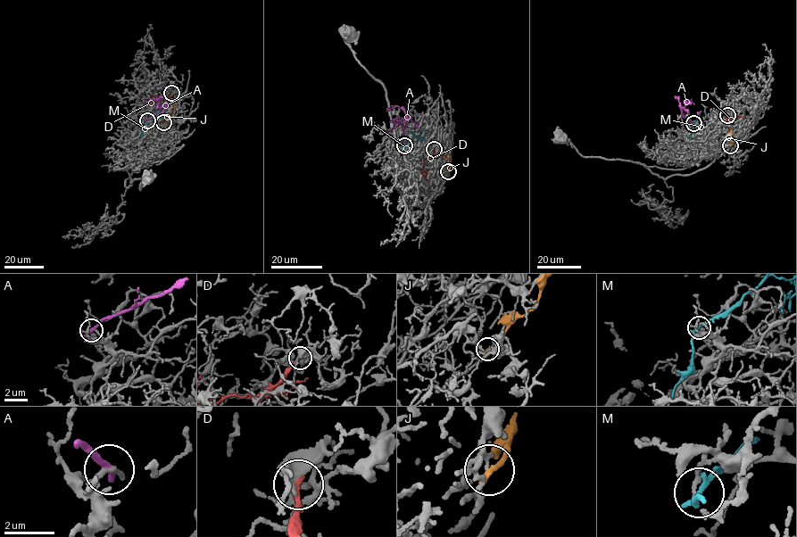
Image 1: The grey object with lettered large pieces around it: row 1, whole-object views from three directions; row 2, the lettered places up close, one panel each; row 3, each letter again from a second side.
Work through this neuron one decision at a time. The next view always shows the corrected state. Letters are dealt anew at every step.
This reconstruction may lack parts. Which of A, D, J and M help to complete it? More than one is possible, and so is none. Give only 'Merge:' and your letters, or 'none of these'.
Merge: none of these

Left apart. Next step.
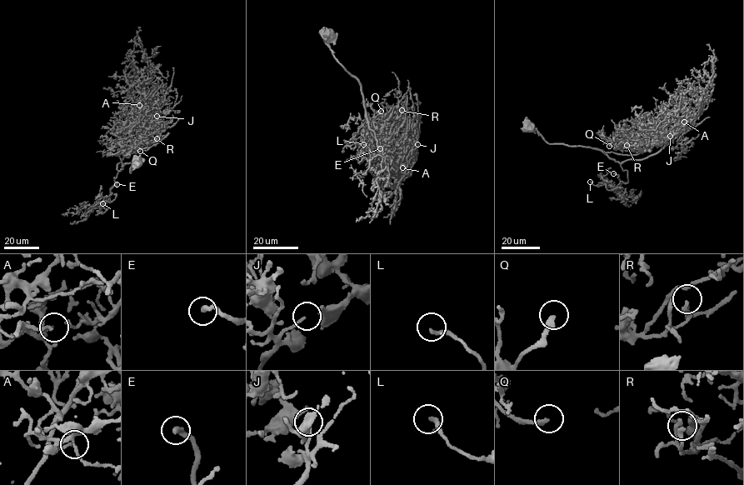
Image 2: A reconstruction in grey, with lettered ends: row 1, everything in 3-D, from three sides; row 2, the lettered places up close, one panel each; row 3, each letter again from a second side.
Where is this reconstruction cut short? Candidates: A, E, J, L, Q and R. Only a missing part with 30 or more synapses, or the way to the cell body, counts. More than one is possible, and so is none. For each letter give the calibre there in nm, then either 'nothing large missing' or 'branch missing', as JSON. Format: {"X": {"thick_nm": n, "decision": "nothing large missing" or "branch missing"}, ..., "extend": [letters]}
{"A": {"thick_nm": 120, "decision": "nothing large missing"}, "E": {"thick_nm": 240, "decision": "branch missing"}, "J": {"thick_nm": 90, "decision": "branch missing"}, "L": {"thick_nm": 240, "decision": "nothing large missing"}, "Q": {"thick_nm": 190, "decision": "branch missing"}, "R": {"thick_nm": 180, "decision": "nothing large missing"}, "extend": ["E", "J", "Q"]}

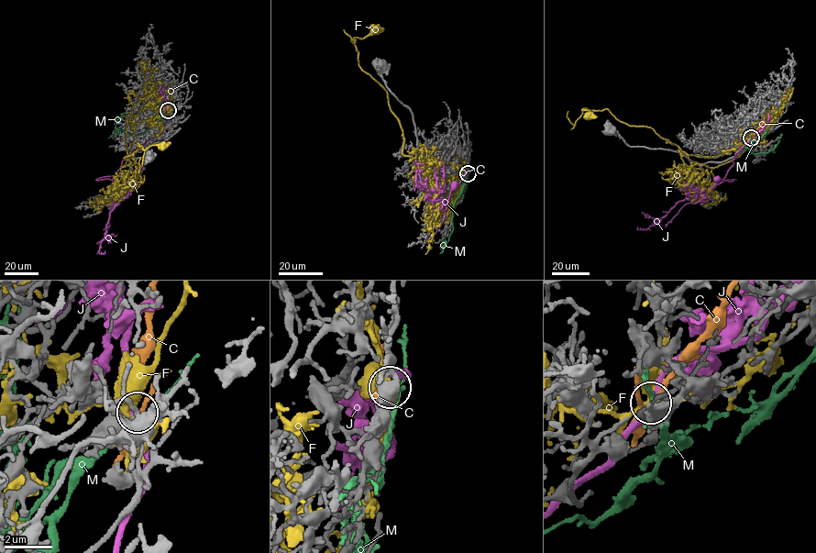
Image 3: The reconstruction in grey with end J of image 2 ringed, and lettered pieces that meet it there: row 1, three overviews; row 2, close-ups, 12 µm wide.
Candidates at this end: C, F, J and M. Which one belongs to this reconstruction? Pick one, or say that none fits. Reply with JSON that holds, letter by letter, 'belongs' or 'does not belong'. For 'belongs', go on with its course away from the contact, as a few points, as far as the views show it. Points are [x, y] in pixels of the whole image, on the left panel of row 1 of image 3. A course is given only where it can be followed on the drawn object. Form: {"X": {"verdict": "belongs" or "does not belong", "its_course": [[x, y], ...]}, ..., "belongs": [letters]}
{"C": {"verdict": "does not belong"}, "F": {"verdict": "does not belong"}, "J": {"verdict": "does not belong"}, "M": {"verdict": "does not belong"}, "belongs": []}

